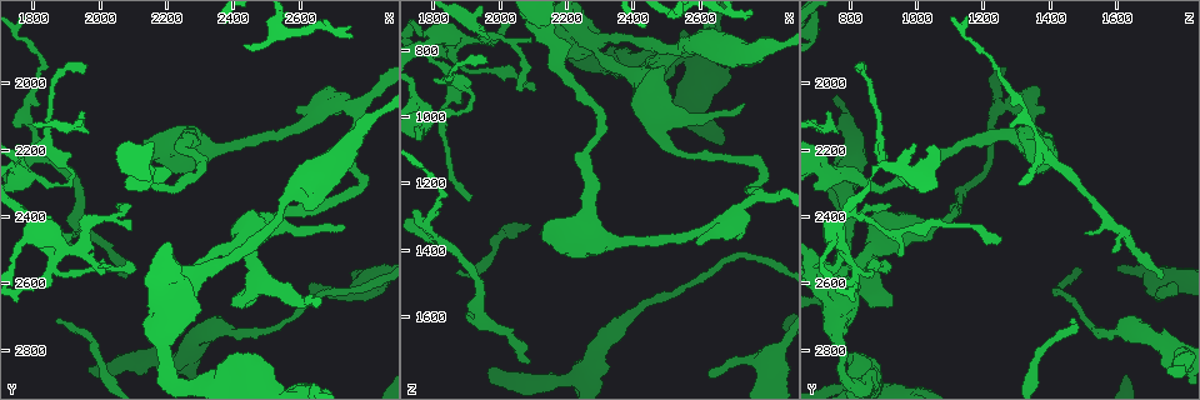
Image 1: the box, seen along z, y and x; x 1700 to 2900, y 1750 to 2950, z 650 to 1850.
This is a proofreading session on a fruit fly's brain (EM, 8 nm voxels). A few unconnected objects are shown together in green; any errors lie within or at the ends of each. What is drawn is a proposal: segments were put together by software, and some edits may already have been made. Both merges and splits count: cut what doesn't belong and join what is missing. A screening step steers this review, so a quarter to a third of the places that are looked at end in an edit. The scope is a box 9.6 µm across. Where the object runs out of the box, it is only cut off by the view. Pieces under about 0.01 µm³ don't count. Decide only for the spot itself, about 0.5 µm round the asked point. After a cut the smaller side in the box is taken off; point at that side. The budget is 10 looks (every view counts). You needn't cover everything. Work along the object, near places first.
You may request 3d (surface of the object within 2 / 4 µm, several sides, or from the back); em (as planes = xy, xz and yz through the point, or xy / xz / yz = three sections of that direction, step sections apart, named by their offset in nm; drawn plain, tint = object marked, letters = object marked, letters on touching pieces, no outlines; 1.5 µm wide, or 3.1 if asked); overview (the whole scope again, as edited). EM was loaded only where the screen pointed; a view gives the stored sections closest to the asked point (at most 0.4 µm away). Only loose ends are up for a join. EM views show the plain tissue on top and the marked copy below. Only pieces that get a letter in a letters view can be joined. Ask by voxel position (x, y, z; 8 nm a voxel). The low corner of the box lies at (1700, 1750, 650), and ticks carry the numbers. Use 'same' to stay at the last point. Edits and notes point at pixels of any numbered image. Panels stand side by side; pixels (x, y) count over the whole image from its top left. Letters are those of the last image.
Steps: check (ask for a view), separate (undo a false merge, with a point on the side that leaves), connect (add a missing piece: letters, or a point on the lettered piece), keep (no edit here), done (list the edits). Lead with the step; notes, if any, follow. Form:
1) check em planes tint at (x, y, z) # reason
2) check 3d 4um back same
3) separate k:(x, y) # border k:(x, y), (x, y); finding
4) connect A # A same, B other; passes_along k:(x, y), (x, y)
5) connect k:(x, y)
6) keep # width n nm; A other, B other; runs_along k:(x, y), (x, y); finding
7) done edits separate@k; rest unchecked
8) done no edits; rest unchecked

check 3d 2um at (1770, 2100, 1330) # branch point

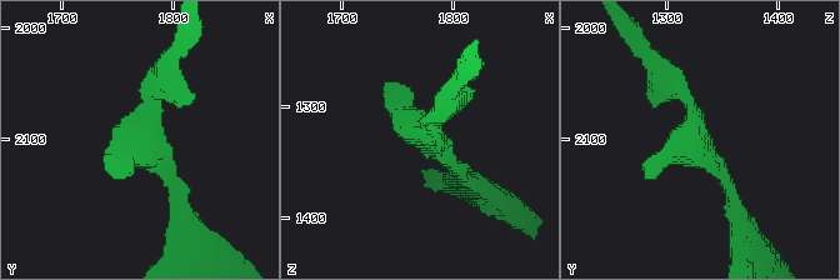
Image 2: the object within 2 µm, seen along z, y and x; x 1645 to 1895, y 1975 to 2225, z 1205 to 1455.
check em yz step 4 tint at (1776, 2108, 1322)

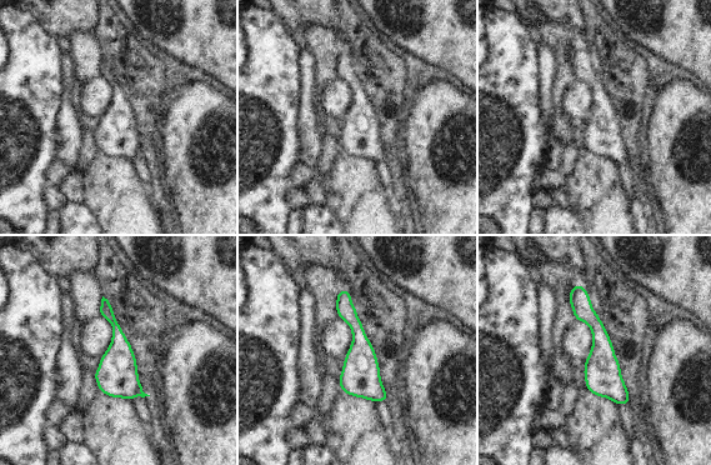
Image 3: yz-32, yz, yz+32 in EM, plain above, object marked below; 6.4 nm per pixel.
check em planes letters same

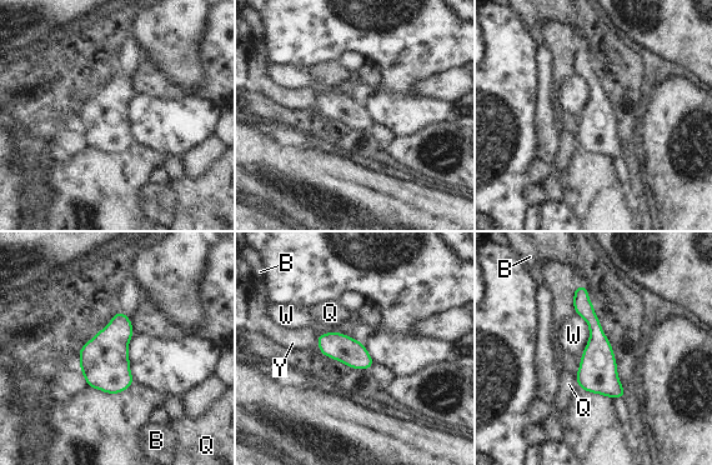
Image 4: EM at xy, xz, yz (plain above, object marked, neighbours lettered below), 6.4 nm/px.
keep # width 170 nm; longest_contact W 300 nm; B other, Q other, W other, Y other; continuous, no second neuron

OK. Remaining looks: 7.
check em planes letters at (1880, 2720, 1470) # an open end

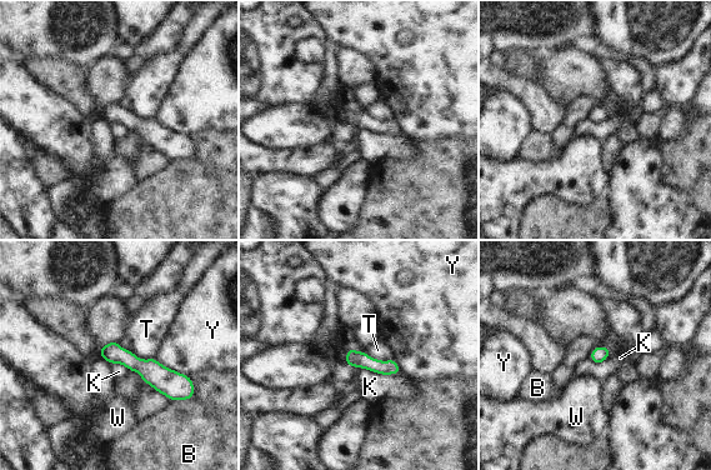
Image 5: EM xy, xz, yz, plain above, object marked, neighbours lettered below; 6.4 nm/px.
keep # B other, K other, T other, W other, Y other; runs_along 5:(101, 351), (163, 379), (186, 379); no lettered piece goes on from it

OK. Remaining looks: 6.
check em xz step 8 tint at (2300, 2560, 800) # three-way junction

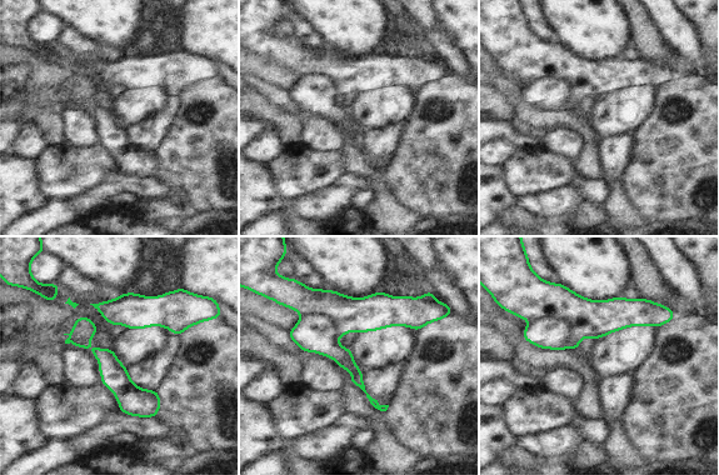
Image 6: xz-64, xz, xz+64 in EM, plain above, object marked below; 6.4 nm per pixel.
check em planes letters same # cut it another way

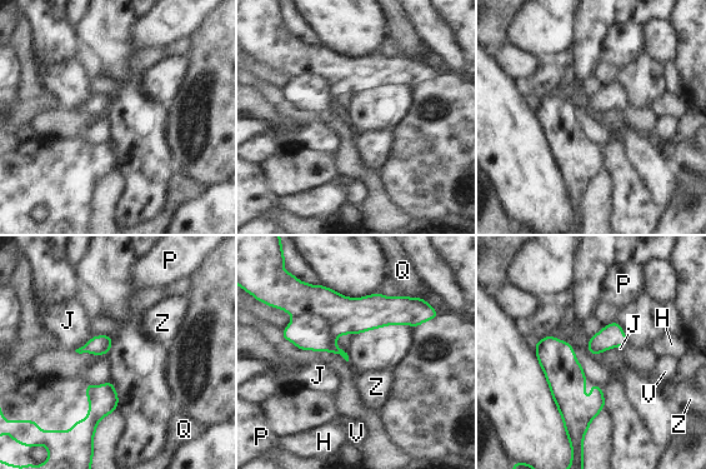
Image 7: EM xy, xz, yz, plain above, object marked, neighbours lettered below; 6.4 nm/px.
separate 7:(348, 315) # width 60 nm; H other, J other, P other, Q other, V other, Z other; border 7:(294, 315), (323, 314), (335, 339); two neurons meet here

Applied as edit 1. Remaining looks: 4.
done edits separate@7; rest unchecked

